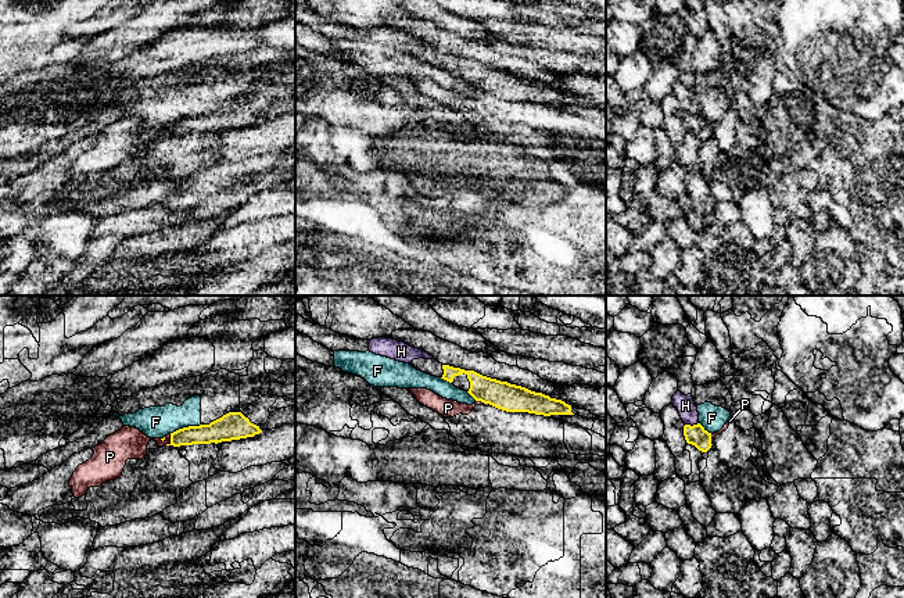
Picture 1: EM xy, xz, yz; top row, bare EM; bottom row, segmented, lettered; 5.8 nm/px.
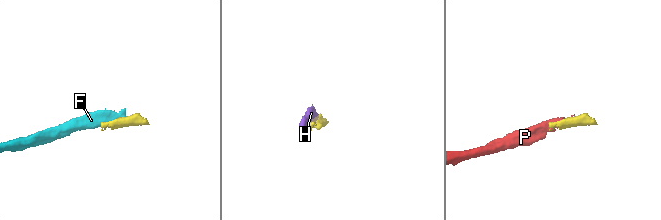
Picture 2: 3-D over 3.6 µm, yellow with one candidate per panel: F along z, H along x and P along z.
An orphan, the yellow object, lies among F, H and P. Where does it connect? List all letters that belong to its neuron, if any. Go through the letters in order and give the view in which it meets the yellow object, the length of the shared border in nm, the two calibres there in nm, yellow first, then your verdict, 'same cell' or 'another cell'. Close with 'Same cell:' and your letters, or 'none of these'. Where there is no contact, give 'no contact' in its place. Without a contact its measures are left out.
F: xy | 190 nm | 150/190 nm | another cell
H: yz | 80 nm | 120/120 nm | another cell
P: xz | 90 nm | 160/110 nm | another cell
Same cell: none of these

